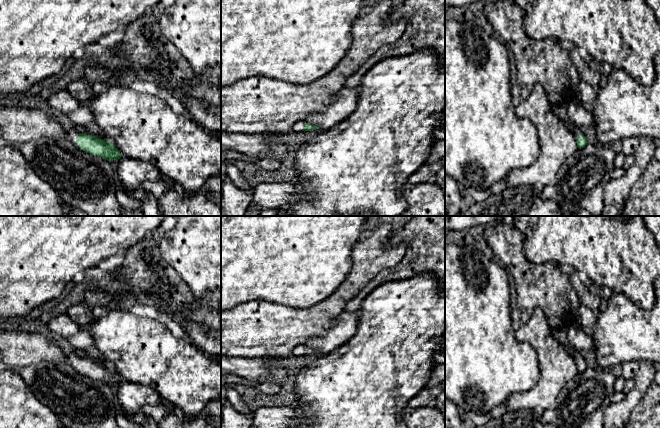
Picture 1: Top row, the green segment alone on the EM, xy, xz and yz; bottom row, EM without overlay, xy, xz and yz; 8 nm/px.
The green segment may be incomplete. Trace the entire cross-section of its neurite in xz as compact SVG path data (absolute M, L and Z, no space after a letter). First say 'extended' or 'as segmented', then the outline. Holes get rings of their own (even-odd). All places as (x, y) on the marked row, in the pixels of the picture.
extended; M298 121L292 126L292 130L295 133L299 133L302 131L311 131L319 129L317 126L311 126L310 124L306 123L305 121Z

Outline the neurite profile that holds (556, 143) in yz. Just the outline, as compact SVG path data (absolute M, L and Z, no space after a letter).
M539 83L534 84L530 95L515 107L515 113L534 123L540 152L533 164L510 171L505 180L510 187L528 185L542 188L554 185L562 164L578 149L573 133L554 112Z

